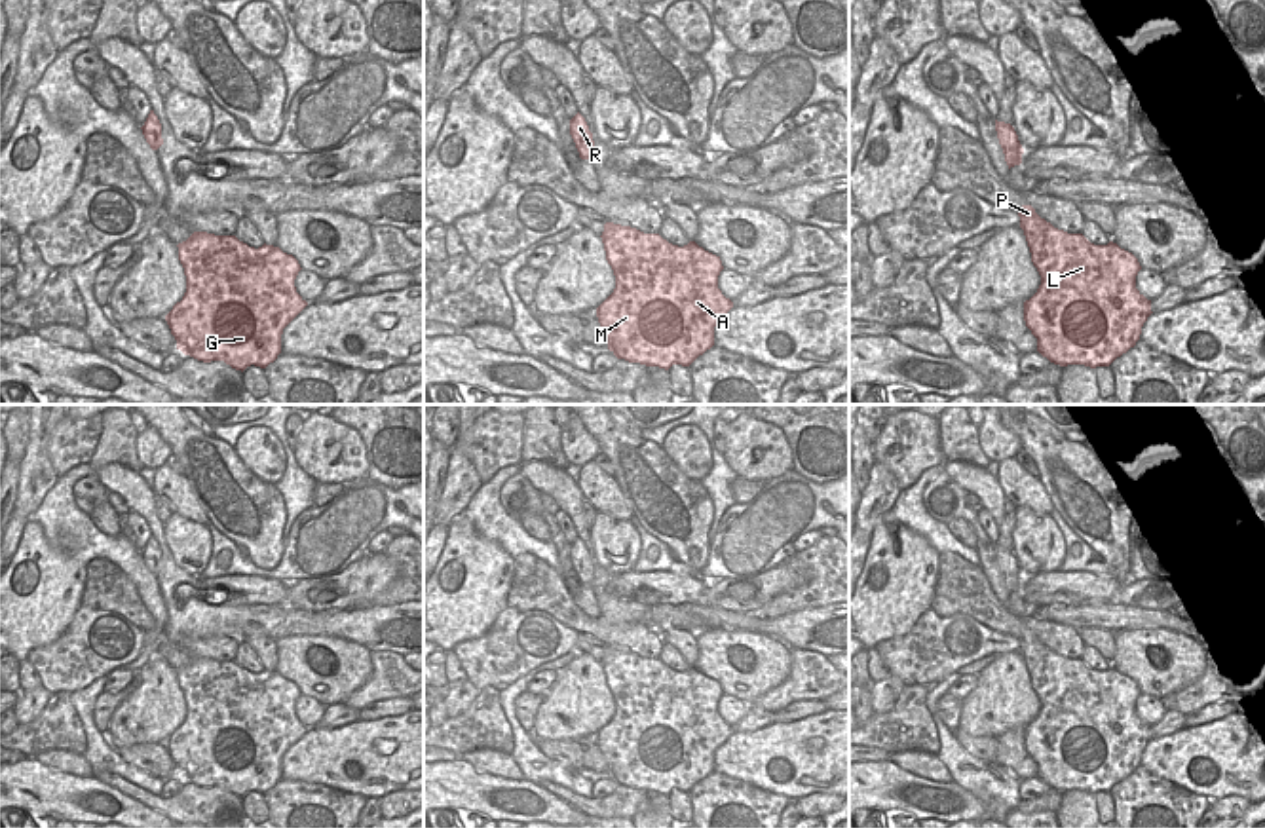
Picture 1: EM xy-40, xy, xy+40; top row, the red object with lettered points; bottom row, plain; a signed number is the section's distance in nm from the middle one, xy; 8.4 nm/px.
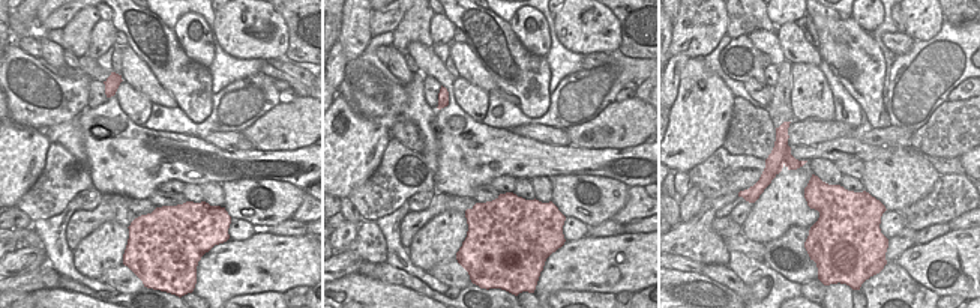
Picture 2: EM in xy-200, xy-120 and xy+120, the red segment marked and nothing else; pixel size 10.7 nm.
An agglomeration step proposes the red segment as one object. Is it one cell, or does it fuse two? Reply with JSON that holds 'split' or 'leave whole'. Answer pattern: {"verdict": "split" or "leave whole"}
{"verdict": "split"}

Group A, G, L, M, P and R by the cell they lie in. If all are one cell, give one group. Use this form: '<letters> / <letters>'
A G L M P / R

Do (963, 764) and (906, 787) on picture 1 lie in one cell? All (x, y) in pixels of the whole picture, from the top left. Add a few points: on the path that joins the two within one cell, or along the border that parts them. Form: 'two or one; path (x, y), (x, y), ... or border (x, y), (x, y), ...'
two; border (952, 779), (967, 789), (984, 808)

